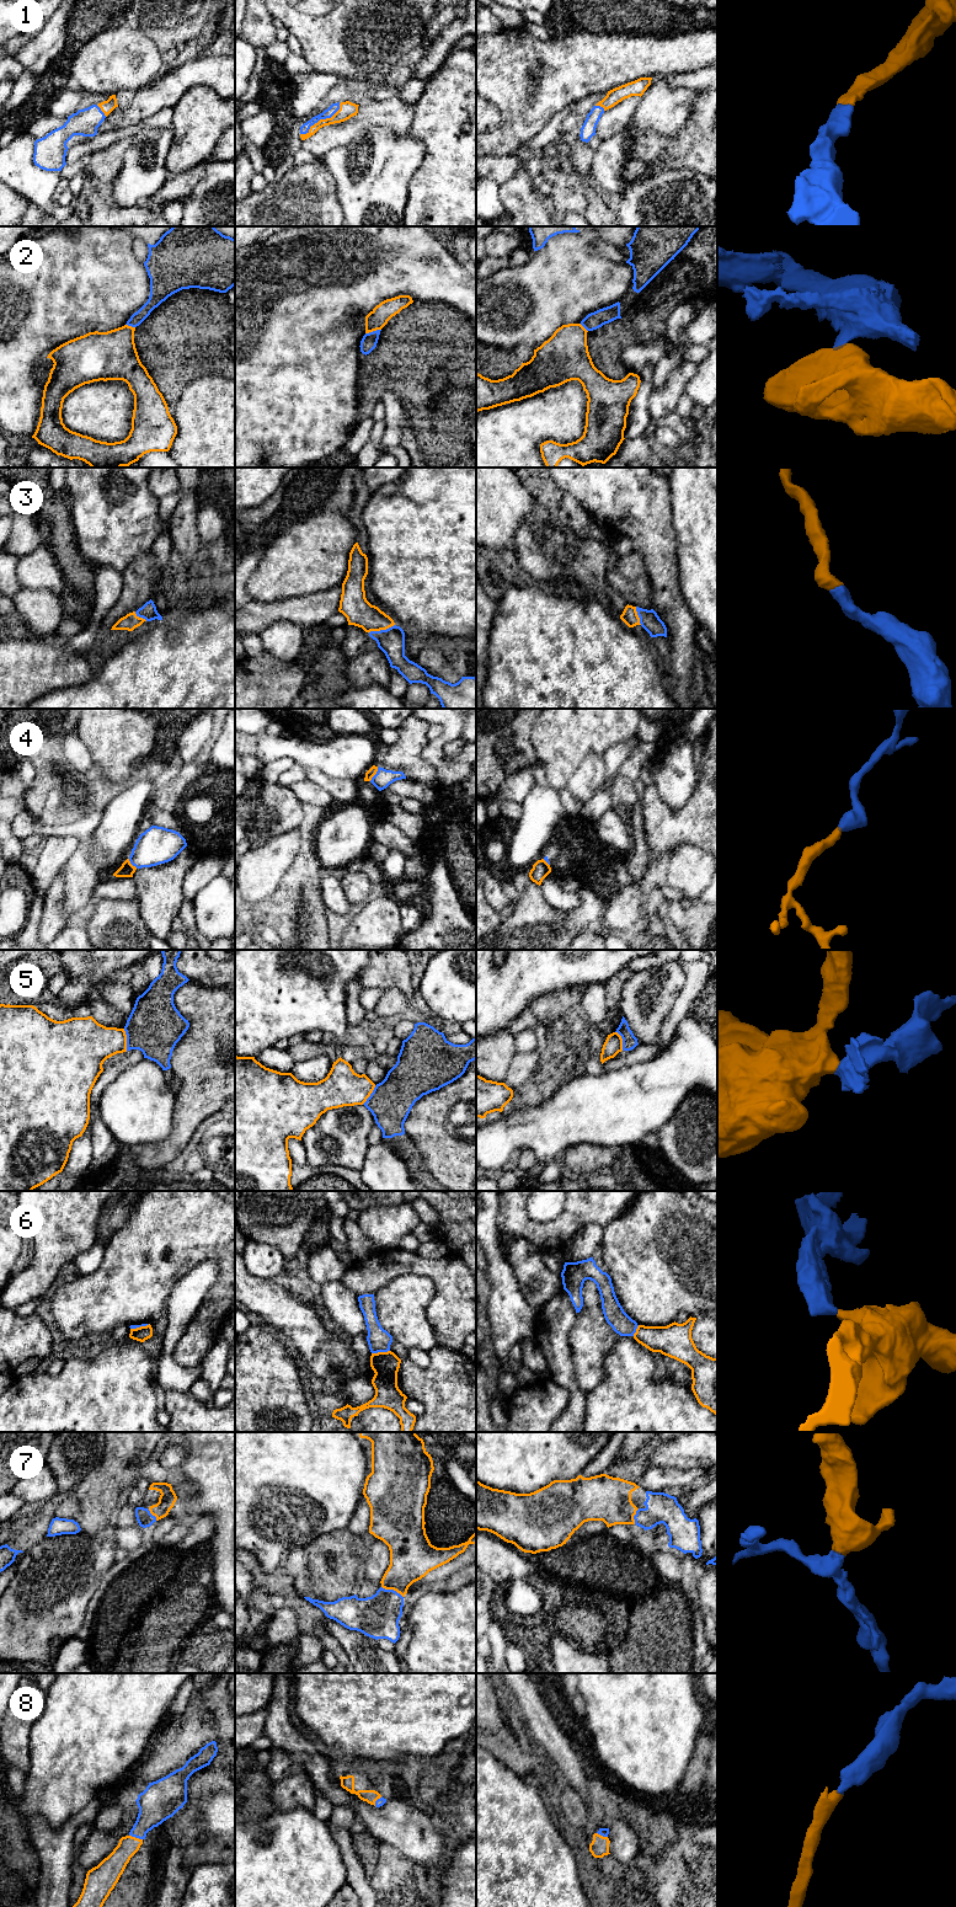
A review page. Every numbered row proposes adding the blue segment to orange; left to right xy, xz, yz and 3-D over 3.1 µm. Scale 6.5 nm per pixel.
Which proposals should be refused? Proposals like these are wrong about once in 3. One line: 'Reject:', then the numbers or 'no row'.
Reject: 2, 5, 6

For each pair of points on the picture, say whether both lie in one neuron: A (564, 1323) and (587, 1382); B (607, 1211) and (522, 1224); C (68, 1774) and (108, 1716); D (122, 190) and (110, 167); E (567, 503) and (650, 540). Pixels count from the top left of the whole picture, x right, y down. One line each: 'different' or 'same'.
A: different
B: same
C: same
D: different
E: different

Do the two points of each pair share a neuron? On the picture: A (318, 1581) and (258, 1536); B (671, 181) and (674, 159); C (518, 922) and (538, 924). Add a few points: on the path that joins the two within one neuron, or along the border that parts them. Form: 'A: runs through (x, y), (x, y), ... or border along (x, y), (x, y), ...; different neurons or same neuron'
A: border along (310, 1542), (292, 1549), (281, 1565); different neurons
B: border along (700, 172), (693, 169), (673, 169), (644, 179); different neurons
C: runs through (523, 924), (533, 924); same neuron

